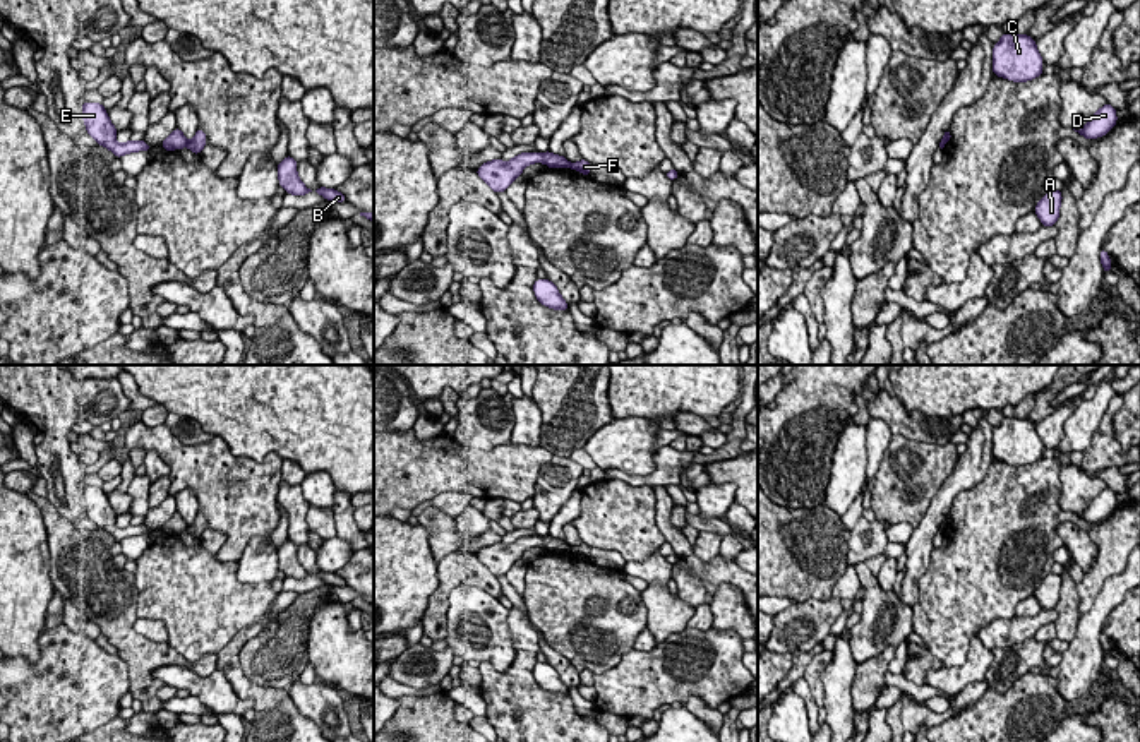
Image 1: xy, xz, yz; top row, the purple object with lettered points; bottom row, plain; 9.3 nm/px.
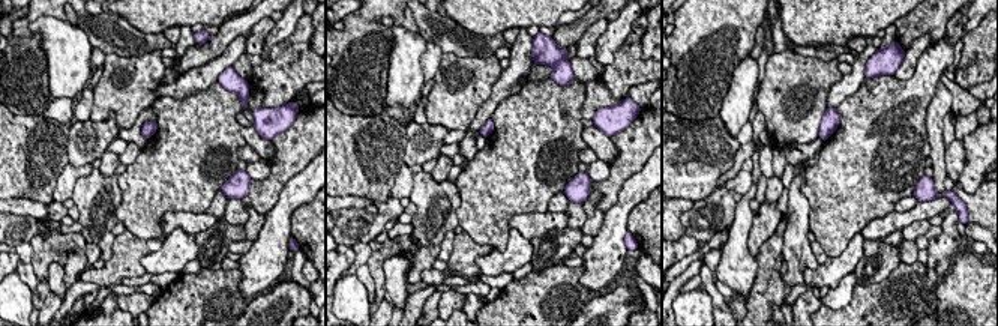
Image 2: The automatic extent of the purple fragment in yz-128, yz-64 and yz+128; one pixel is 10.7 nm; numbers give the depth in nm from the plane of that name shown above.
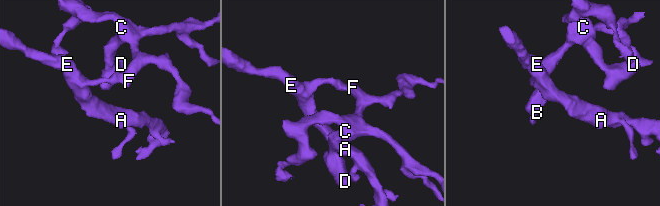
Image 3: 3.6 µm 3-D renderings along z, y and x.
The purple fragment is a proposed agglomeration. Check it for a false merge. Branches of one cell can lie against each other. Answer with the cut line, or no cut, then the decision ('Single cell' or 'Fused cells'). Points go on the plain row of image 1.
Split along xz (570, 547), (571, 550). Fused cells

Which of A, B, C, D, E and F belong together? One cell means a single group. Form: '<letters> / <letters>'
A E / B C D F

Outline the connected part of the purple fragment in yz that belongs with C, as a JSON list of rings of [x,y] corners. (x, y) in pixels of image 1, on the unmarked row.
[[[1006,418],[994,427],[993,456],[1015,466],[1025,466],[1042,458],[1042,440],[1034,422],[1027,418]]]

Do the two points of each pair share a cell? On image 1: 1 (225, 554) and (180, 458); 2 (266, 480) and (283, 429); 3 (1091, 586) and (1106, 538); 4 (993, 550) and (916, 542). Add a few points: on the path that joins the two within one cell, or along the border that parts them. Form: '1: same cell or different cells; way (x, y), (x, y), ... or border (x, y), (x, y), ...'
1: same cell; way (232, 530), (232, 513), (201, 482)
2: different cells; border (235, 454), (259, 461), (275, 453), (282, 460)
3: same cell; way (1098, 574), (1106, 564), (1106, 550)
4: different cells; border (933, 547), (930, 564), (918, 585)

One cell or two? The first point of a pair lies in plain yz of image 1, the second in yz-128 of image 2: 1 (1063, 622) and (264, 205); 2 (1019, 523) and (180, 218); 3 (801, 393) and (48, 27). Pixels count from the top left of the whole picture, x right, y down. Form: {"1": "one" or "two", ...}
{"1": "two", "2": "two", "3": "two"}

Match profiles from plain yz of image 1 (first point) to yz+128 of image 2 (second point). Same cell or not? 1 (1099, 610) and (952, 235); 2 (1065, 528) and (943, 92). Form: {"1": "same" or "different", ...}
{"1": "same", "2": "different"}

